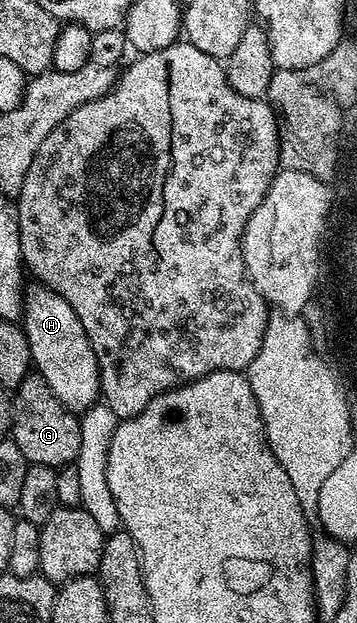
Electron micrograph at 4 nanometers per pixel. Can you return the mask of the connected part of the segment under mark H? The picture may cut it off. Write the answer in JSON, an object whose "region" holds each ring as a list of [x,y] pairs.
{"region":[[[46,283],[32,284],[23,292],[21,326],[29,341],[34,370],[42,375],[49,389],[57,393],[57,401],[61,401],[65,409],[76,413],[87,411],[100,402],[101,392],[97,353],[93,353],[85,325],[81,325],[81,317],[73,313],[73,305],[69,305],[61,293],[53,293]]]}

